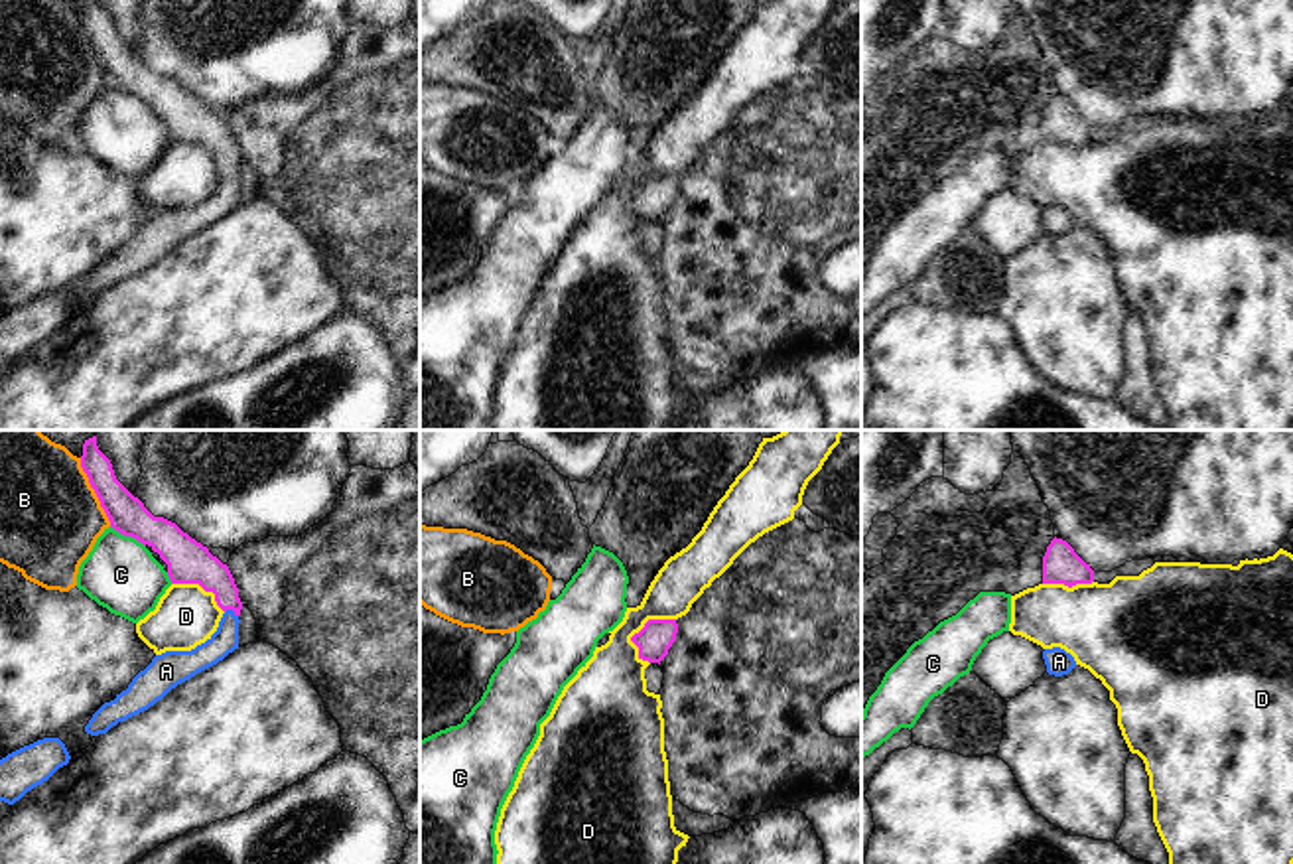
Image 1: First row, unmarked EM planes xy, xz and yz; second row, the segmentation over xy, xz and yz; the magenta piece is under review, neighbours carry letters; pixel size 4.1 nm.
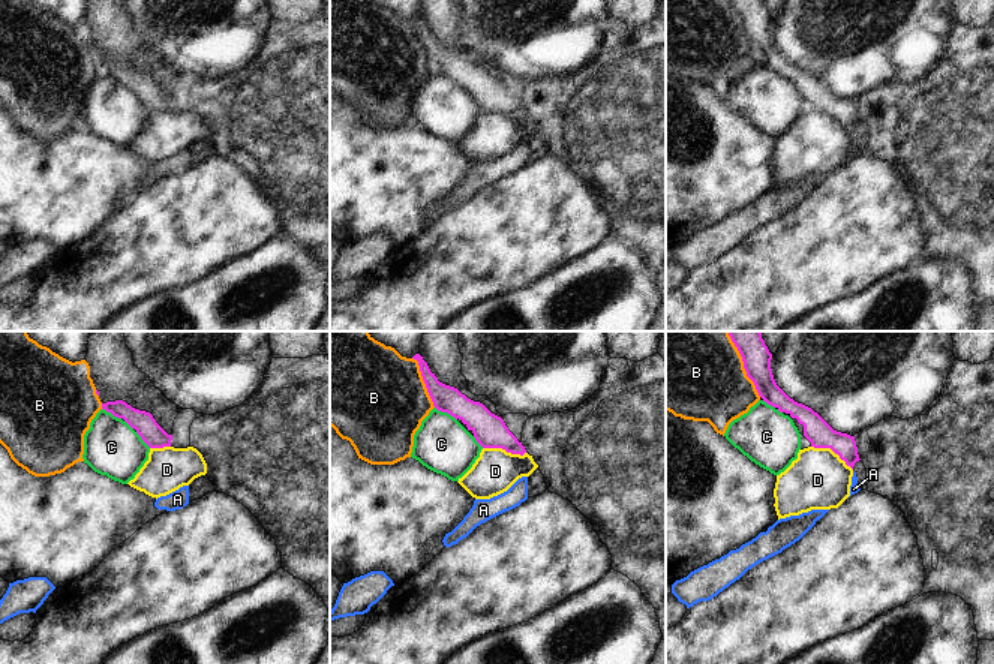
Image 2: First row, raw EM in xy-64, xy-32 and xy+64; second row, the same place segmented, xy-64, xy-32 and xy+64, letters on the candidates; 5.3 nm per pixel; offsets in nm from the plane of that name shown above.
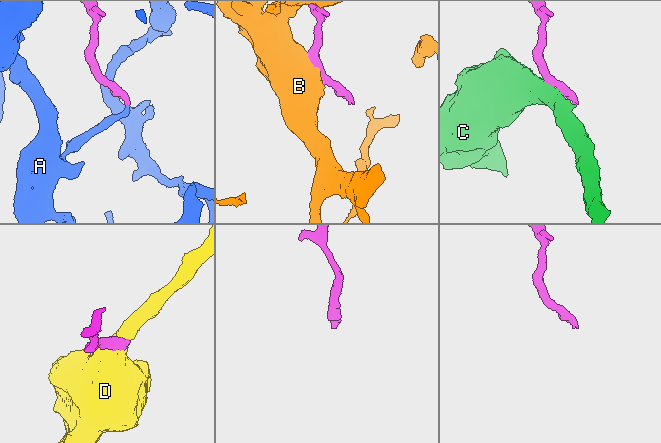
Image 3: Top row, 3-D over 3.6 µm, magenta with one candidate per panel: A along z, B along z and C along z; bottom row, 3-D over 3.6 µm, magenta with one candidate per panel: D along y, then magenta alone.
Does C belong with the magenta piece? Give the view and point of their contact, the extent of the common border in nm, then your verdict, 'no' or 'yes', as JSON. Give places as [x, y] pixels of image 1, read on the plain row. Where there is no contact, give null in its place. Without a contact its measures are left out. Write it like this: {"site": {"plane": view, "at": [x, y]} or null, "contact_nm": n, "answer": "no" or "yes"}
{"site": {"plane": "xy", "at": [129, 93]}, "contact_nm": 170, "answer": "no"}

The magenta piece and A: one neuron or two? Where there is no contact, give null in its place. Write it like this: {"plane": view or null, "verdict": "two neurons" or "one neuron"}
{"plane": "xy", "verdict": "one neuron"}

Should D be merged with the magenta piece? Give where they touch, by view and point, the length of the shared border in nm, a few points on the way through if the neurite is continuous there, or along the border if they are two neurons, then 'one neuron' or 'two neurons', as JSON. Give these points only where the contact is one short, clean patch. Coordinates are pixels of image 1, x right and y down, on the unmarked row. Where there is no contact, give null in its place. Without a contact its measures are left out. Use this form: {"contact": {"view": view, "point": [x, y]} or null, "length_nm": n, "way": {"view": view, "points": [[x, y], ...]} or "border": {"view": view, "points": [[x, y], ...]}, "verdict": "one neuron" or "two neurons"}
{"contact": {"view": "xz", "point": [643, 186]}, "length_nm": 220, "border": {"view": "xz", "points": [[675, 176], [651, 176], [631, 196], [639, 217]]}, "verdict": "two neurons"}

